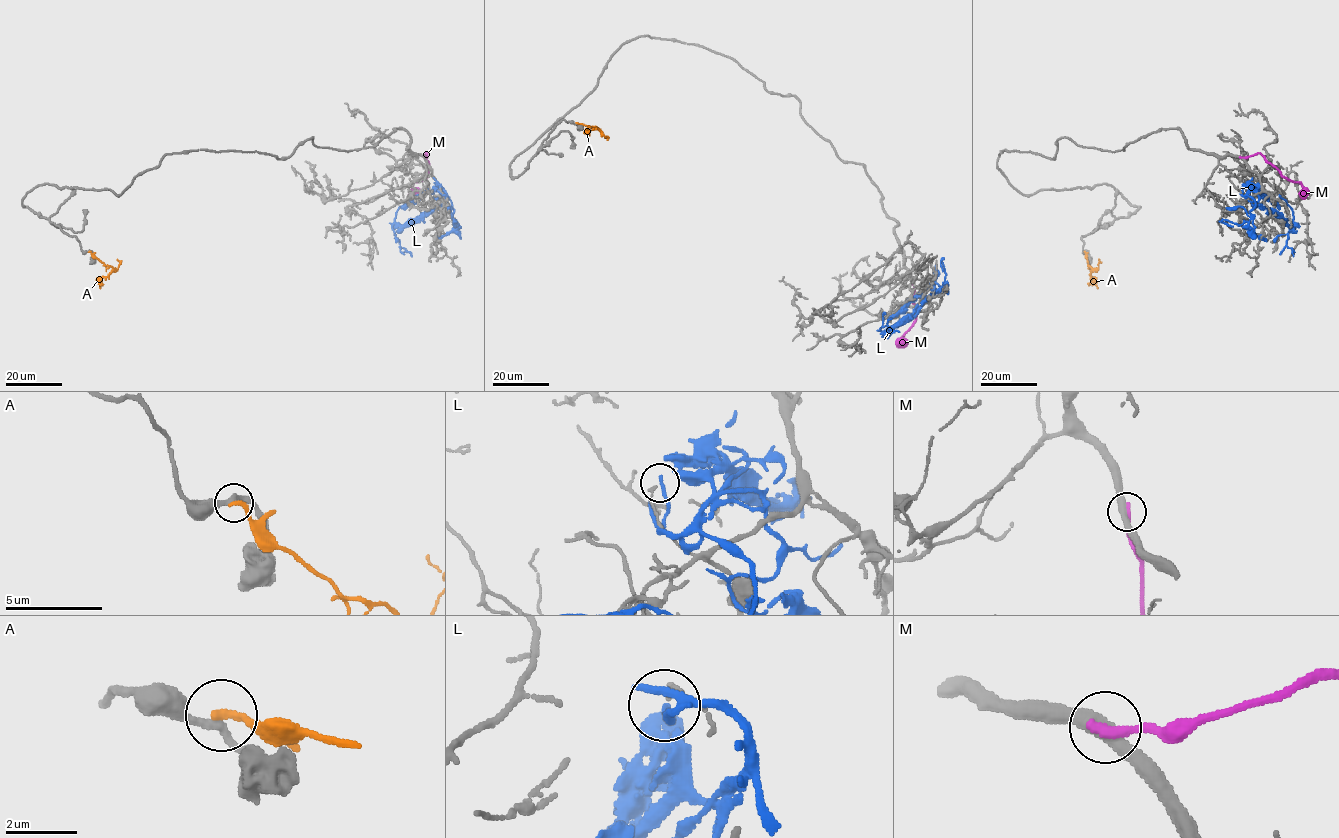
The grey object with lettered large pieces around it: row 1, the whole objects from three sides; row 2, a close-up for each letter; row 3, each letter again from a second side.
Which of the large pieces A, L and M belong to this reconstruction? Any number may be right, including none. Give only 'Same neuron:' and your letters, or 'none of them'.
Same neuron: none of them

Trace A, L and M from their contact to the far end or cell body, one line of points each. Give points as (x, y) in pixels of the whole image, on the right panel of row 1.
A: (1085, 251), (1092, 271), (1090, 277), (1098, 288)
L: (1241, 188), (1243, 195), (1256, 192), (1255, 207), (1260, 204), (1292, 223), (1286, 245), (1293, 256)
M: (1241, 157), (1260, 153), (1280, 174), (1299, 183), (1304, 199)

